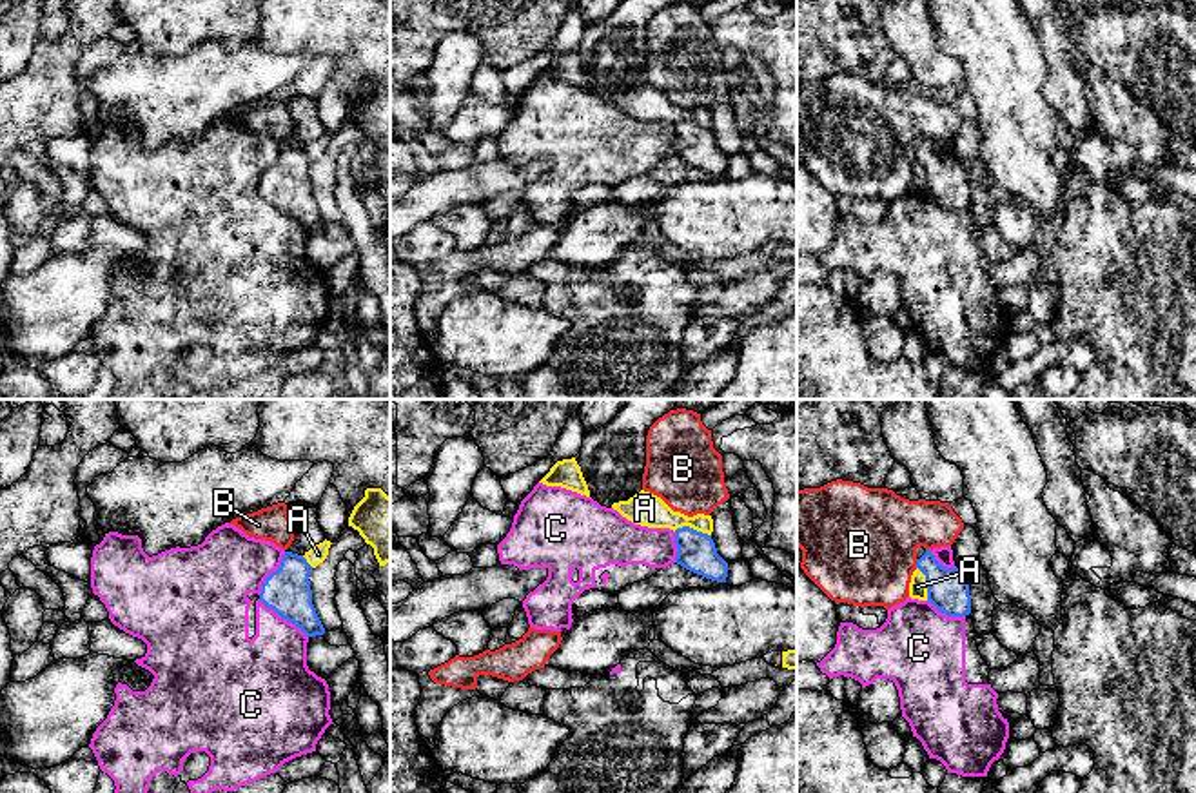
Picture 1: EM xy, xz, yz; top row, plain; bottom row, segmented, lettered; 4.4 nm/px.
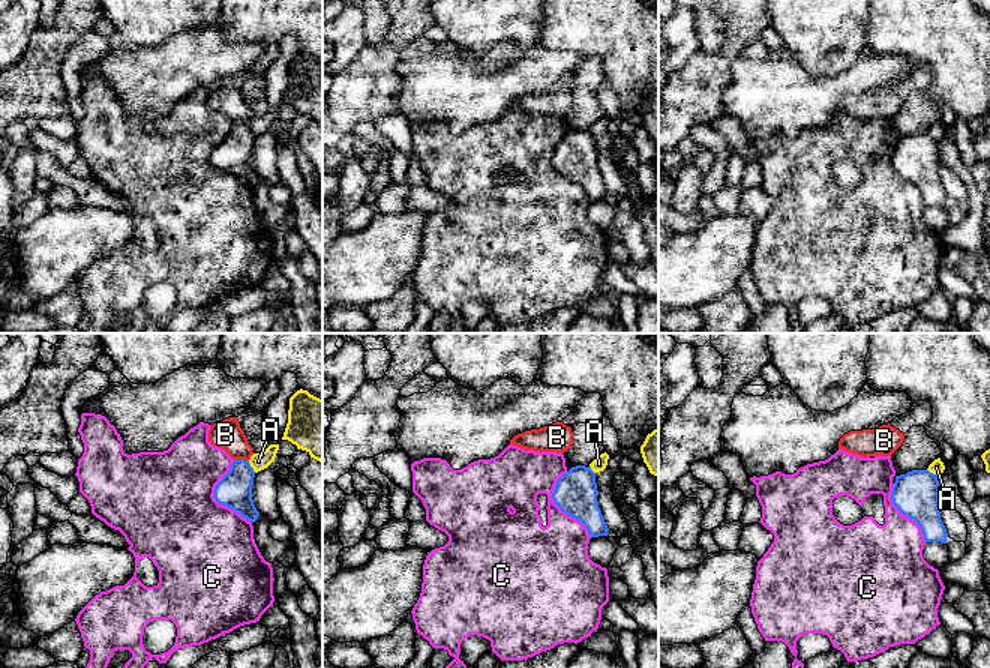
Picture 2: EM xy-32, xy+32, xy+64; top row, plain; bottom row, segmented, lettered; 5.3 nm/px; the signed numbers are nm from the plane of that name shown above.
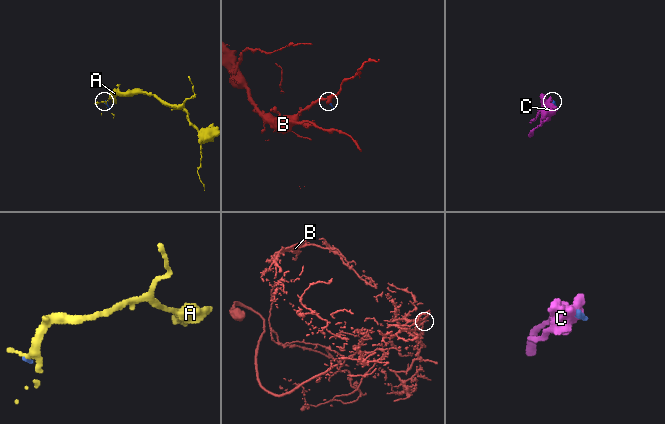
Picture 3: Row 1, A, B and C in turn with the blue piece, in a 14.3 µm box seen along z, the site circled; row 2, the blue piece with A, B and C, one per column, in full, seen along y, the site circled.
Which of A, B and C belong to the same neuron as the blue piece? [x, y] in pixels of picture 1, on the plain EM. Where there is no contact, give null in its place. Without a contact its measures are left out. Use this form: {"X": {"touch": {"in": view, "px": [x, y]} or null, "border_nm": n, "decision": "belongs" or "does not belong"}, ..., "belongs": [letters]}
{"A": {"touch": {"in": "xz", "px": [692, 122]}, "border_nm": 170, "decision": "does not belong"}, "B": {"touch": {"in": "yz", "px": [917, 156]}, "border_nm": 40, "decision": "does not belong"}, "C": {"touch": {"in": "xy", "px": [284, 211]}, "border_nm": 280, "decision": "does not belong"}, "belongs": []}

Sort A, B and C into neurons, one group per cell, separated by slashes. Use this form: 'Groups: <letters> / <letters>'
Groups: A / B / C

